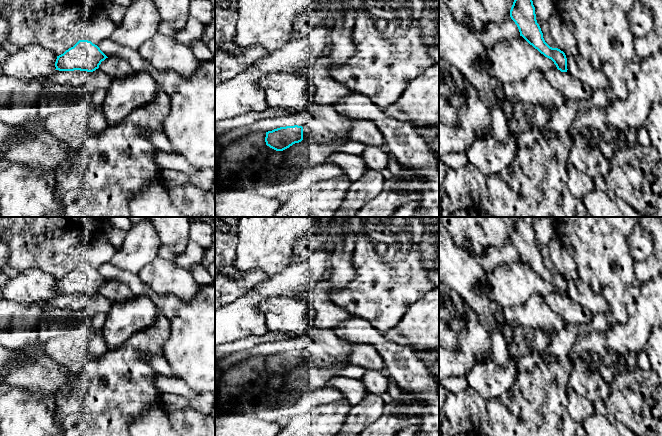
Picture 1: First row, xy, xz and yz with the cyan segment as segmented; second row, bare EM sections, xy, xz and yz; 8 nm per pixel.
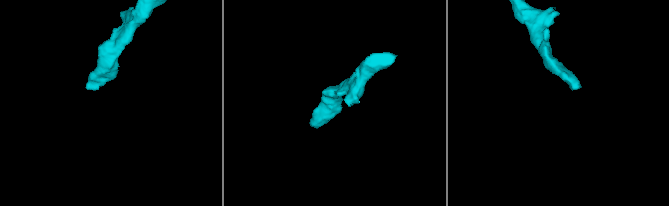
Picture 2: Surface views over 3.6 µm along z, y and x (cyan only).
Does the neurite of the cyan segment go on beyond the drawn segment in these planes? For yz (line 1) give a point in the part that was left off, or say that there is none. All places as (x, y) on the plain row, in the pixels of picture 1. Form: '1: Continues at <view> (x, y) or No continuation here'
1: No continuation here

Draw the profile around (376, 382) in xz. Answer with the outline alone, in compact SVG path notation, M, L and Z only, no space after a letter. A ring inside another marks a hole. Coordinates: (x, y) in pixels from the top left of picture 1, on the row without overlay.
M368 369L361 378L366 390L366 395L378 395L387 391L389 383L392 381L385 371Z

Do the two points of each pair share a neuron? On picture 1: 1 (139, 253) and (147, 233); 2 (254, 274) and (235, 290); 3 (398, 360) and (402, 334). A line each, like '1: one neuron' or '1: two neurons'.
1: one neuron
2: one neuron
3: two neurons

